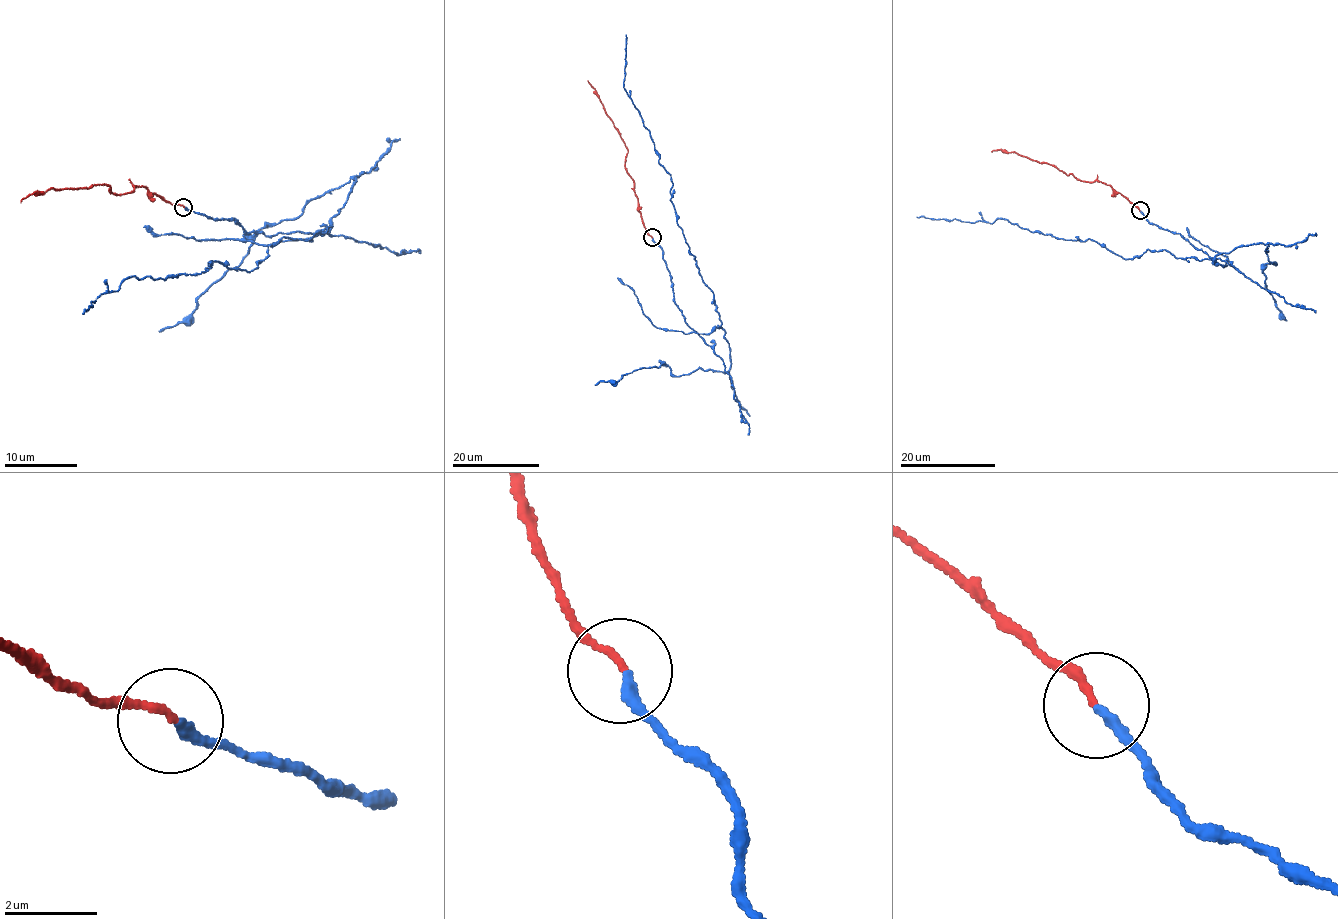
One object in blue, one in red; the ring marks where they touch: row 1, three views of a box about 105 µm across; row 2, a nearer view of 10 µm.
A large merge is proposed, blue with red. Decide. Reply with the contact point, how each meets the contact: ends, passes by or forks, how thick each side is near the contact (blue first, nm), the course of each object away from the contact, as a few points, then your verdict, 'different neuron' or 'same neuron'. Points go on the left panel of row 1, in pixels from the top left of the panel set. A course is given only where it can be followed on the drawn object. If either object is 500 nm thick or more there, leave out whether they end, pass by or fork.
(183, 207) | blue ends | red ends | 240/140 nm | blue via (185, 207), (269, 237), (331, 226), (284, 237), (249, 272), (211, 262), (201, 273), (135, 276), (82, 312) | red via (183, 207), (137, 185), (120, 195), (100, 184), (77, 190), (54, 188), (21, 202) | same neuron

